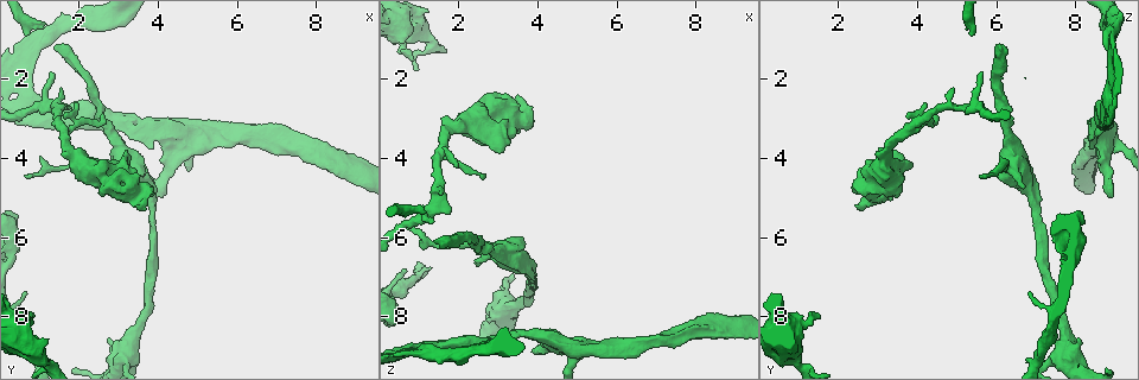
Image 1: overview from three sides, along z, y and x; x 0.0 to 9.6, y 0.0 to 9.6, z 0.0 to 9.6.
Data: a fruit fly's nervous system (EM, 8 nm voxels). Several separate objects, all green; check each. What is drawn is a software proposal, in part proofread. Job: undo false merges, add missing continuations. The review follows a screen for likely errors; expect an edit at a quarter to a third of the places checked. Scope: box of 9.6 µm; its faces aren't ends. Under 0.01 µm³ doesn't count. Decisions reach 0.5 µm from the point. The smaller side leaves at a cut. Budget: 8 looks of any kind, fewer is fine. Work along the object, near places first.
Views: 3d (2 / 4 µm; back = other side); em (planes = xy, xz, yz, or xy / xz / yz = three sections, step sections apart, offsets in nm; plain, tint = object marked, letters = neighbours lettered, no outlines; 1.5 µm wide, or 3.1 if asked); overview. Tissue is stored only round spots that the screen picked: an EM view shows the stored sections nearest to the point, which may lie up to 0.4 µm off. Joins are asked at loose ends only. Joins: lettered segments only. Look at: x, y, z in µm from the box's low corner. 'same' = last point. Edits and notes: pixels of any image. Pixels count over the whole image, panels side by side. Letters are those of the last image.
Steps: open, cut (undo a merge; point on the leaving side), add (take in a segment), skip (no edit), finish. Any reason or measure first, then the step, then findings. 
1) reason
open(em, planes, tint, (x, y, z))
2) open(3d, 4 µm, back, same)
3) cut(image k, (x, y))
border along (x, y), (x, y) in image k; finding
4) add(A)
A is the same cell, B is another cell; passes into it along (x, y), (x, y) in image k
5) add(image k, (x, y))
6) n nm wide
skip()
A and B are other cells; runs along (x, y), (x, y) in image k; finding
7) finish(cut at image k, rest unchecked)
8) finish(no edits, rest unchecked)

branch stops here
open(3d, 4 µm, (1.40, 1.15, 6.10))

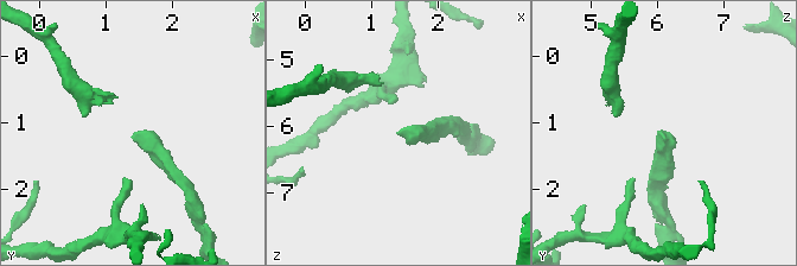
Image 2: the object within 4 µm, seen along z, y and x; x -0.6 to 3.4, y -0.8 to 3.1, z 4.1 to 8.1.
open(em, xy, step 8, tint, (1.45, 1.20, 6.10))

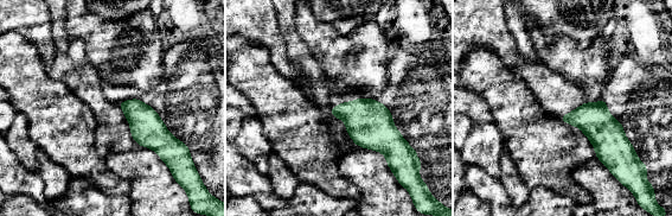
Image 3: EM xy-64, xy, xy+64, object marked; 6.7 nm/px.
open(em, planes, letters, same)

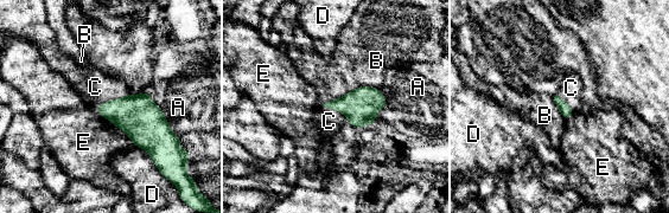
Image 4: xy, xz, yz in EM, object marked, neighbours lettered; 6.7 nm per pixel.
add(C)
C is the same cell, A, B, D and E are other cells; passes into it along (137, 115), (112, 99), (95, 86) in image 4; the cell continues

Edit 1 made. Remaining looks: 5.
thick end
open(em, planes, letters, (2.85, 3.45, 8.55))

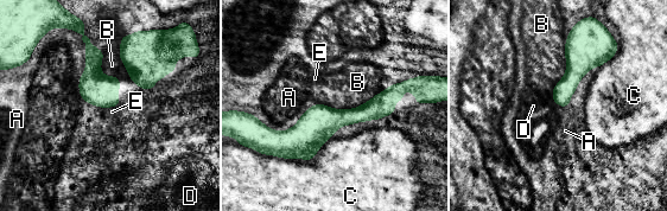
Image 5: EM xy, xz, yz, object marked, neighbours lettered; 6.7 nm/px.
B touches over 440 nm
skip()
A, B, C, D and E are other cells; border along (116, 107), (103, 108) in image 5; none of them fits

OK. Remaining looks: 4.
abrupt turn
open(em, planes, tint, (0.85, 2.45, 8.70))

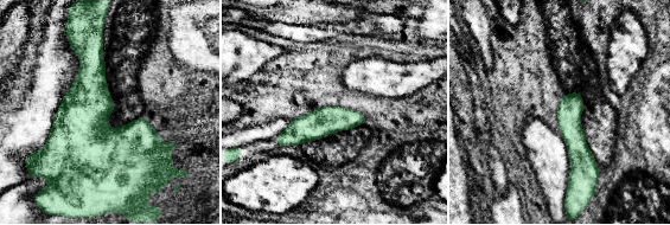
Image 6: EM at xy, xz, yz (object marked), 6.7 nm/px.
see the neighbours
open(em, planes, letters, same)

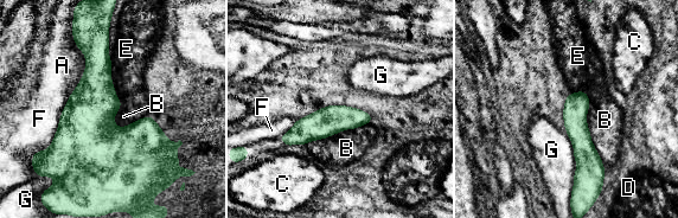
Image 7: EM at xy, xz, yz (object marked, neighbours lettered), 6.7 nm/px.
170 nm wide
skip()
A, B, C, D, E, F and G are other cells; runs along (582, 94), (579, 102), (581, 180) in image 7; continuous, no second cell

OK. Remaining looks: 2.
sudden change in width
open(em, xy, step 4, tint, (2.85, 3.45, 6.30))

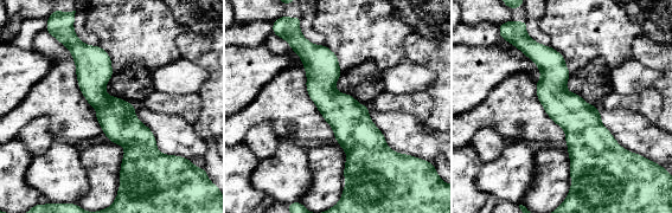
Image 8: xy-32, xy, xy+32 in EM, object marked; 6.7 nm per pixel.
open(em, planes, letters, same)

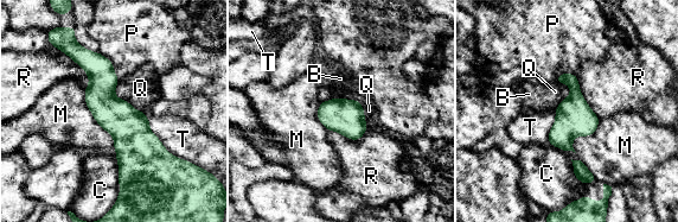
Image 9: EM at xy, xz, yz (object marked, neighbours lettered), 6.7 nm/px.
skip()
B, C, M, P, Q, R and T are other cells; border along (119, 78), (114, 94), (144, 113) in image 9; all the same cell

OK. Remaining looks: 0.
finish(add at image 4, rest unchecked)

